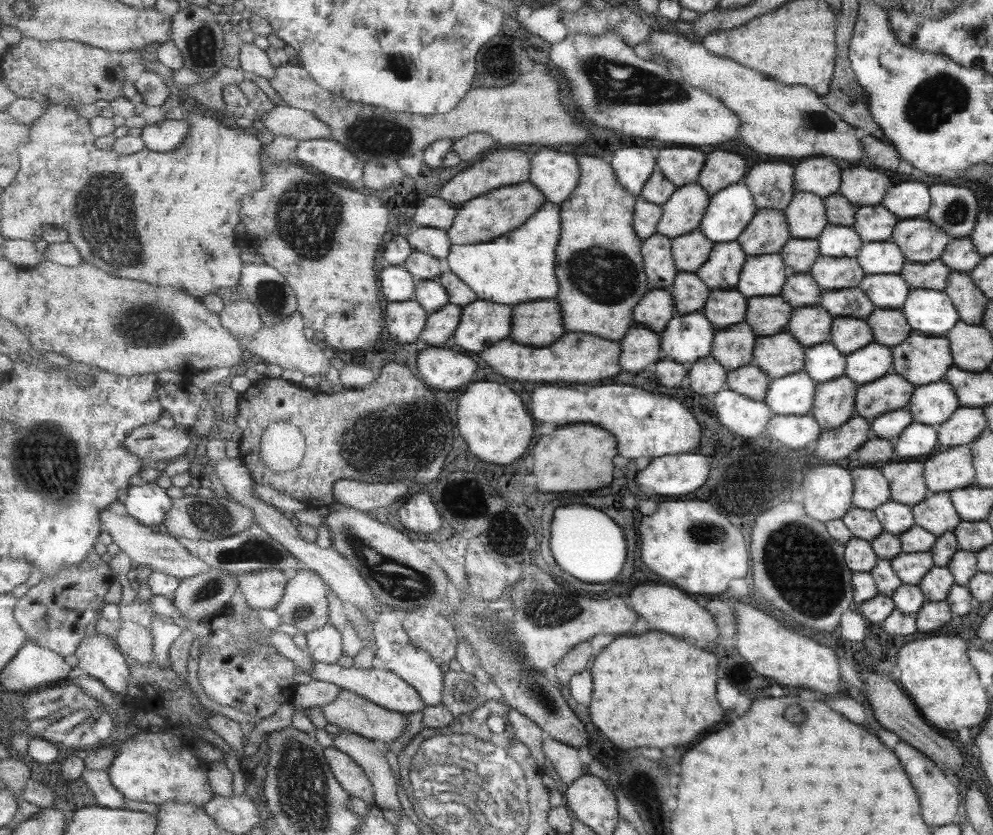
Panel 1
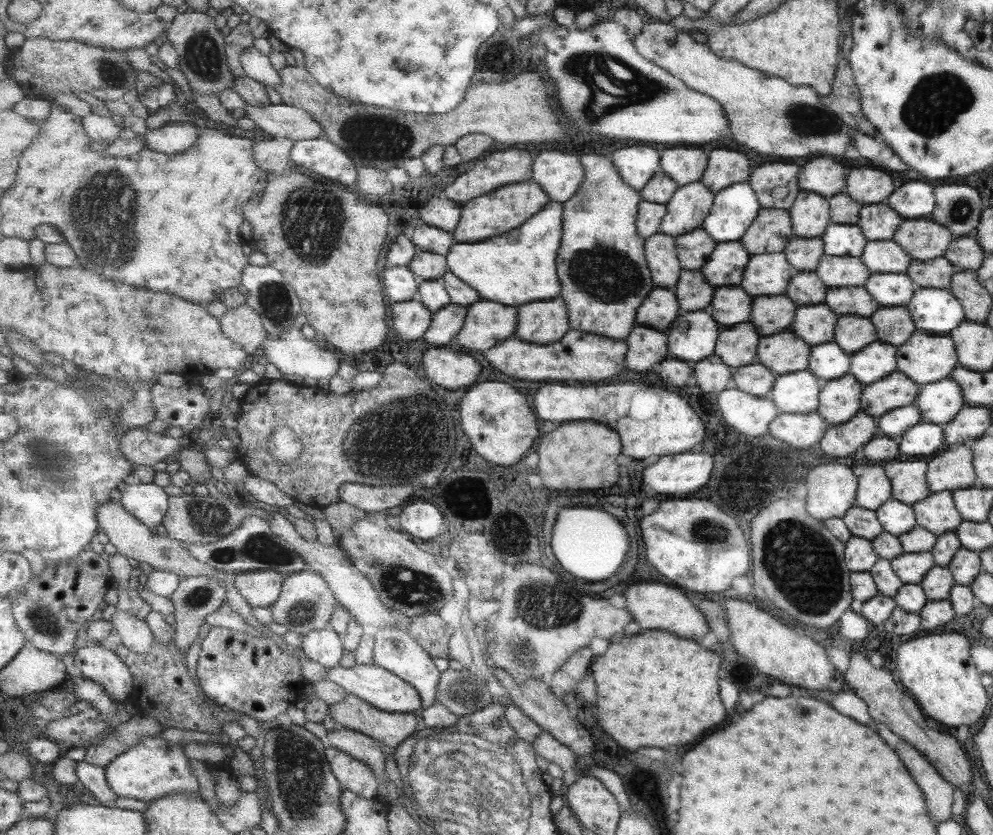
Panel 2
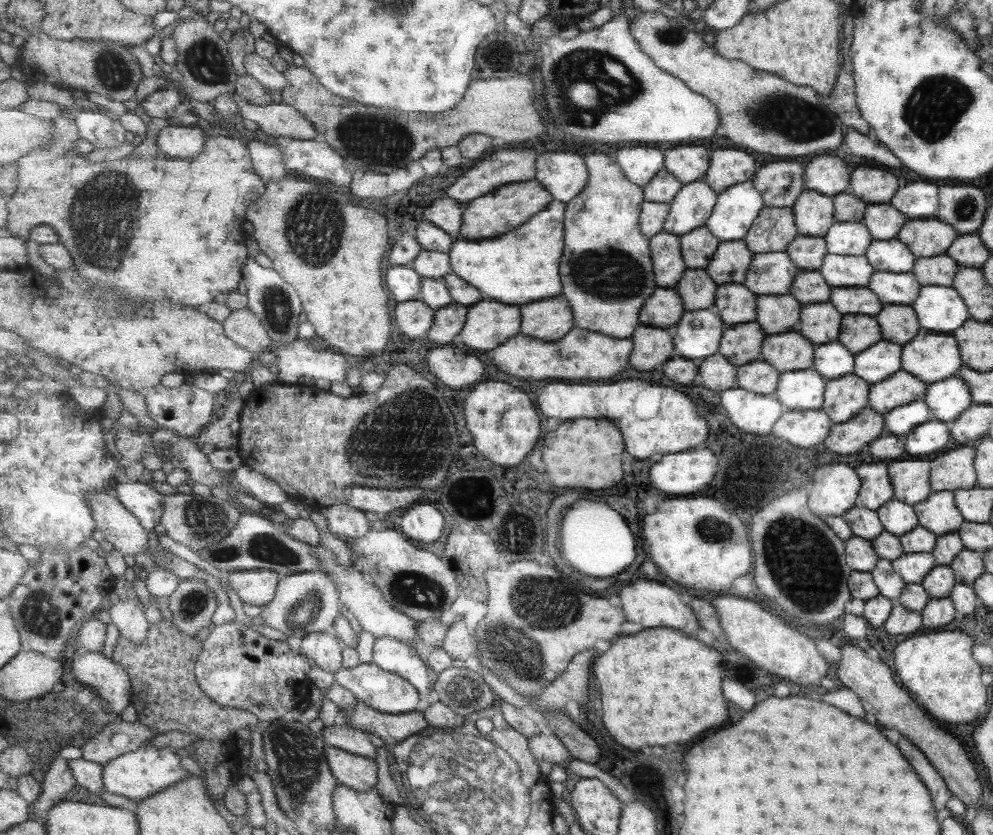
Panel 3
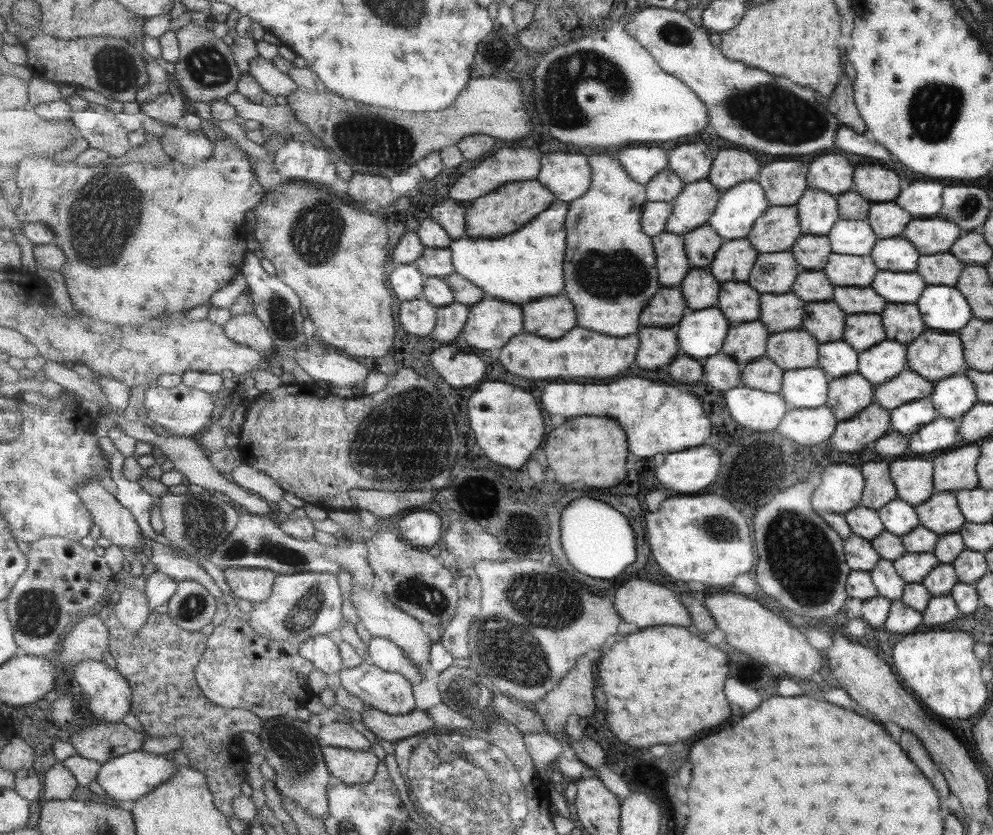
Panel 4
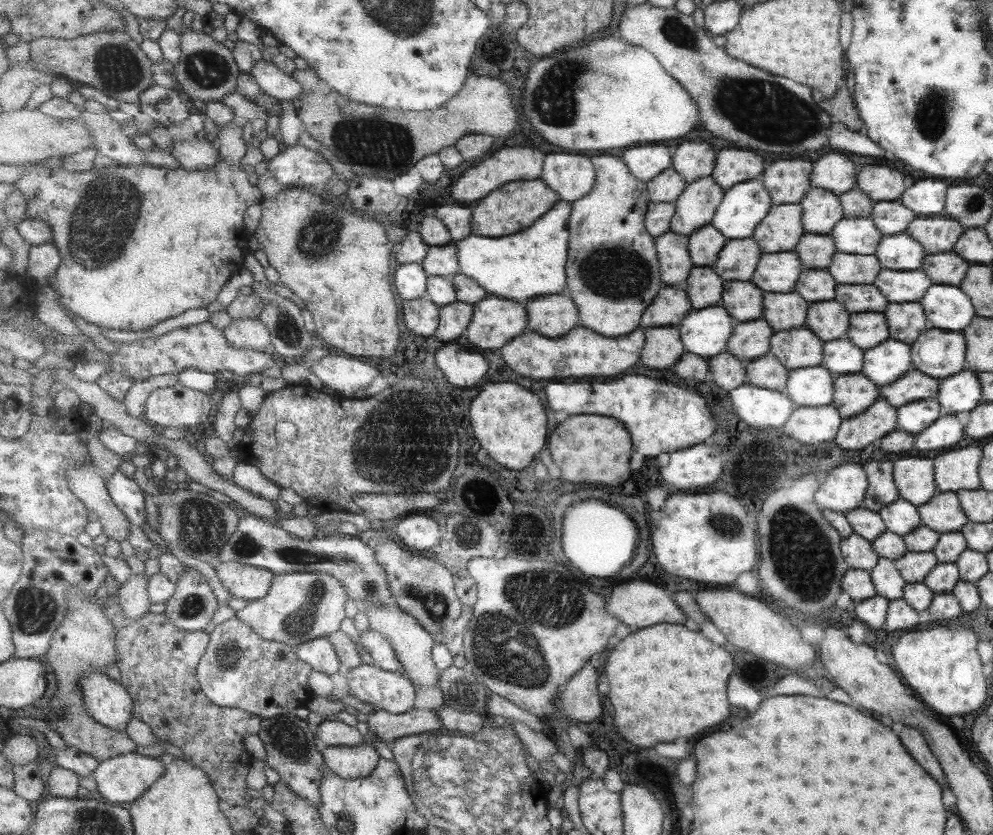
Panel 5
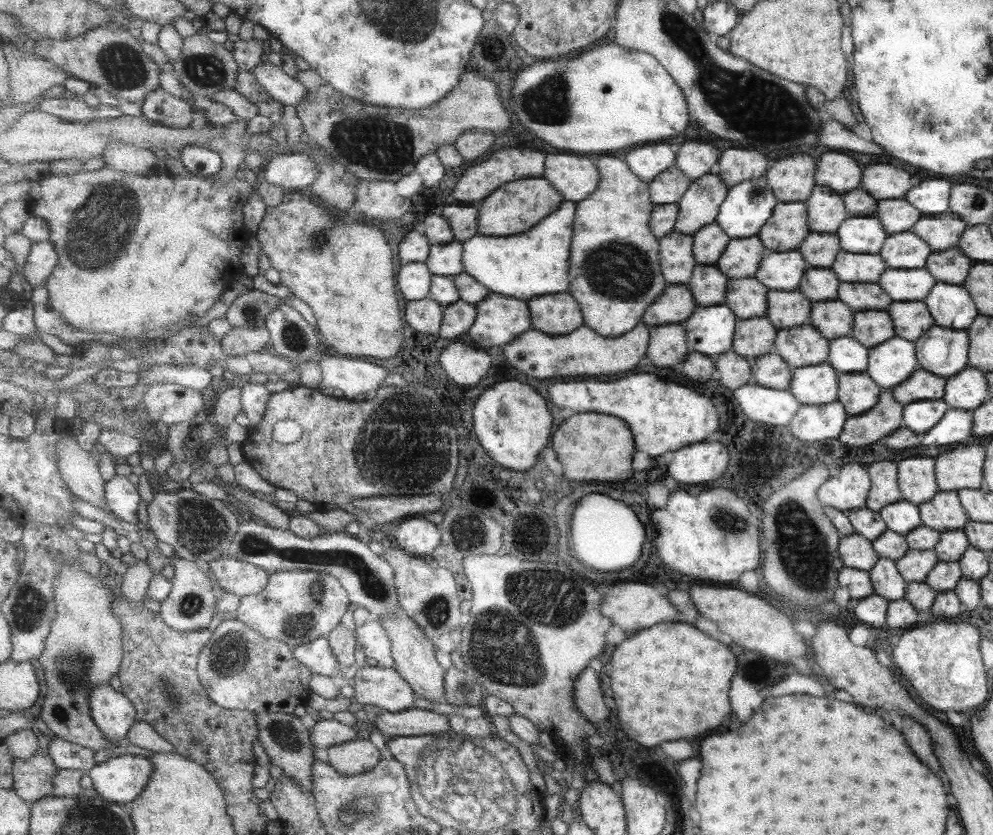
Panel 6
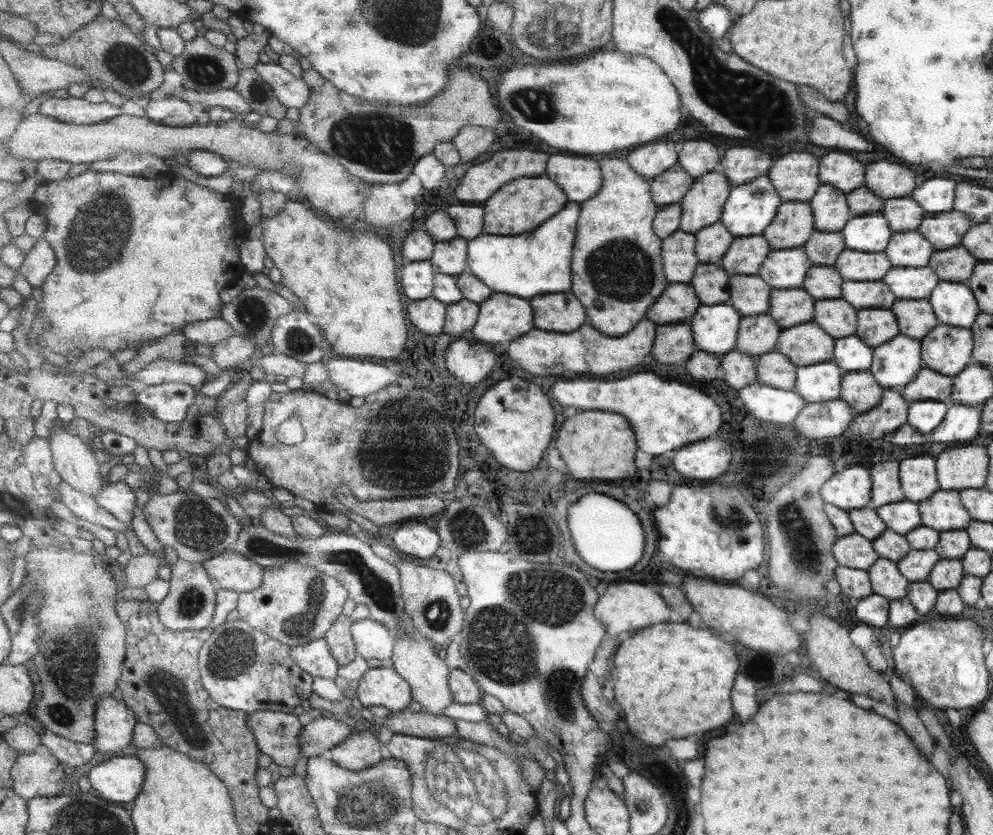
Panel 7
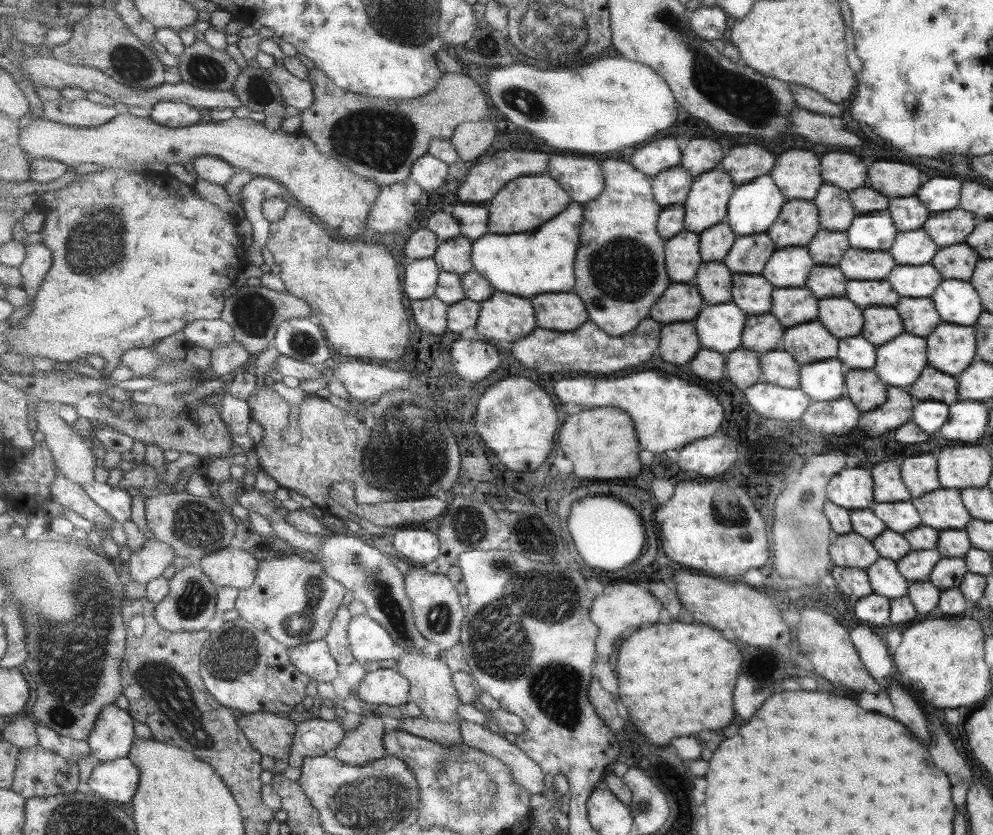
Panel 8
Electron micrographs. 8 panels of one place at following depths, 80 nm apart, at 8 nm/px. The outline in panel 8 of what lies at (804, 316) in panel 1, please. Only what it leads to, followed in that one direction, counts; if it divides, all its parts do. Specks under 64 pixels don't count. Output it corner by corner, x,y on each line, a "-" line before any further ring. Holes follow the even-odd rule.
845,297
818,299
817,321
835,337
857,336
864,325
862,310

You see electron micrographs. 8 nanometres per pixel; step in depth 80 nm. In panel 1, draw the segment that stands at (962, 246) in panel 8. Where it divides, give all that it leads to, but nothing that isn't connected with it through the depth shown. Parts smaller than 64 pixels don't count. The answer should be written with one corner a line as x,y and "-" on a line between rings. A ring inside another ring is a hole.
935,259
928,263
912,263
906,261
900,270
900,274
911,289
929,289
942,291
946,287
951,270
941,262
941,259

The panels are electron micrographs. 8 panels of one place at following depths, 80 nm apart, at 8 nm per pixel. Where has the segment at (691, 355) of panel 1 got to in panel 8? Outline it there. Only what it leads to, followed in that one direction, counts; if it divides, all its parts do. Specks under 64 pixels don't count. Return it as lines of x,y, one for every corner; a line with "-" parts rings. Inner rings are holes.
705,303
695,323
703,348
724,354
741,348
746,322
745,312
737,303

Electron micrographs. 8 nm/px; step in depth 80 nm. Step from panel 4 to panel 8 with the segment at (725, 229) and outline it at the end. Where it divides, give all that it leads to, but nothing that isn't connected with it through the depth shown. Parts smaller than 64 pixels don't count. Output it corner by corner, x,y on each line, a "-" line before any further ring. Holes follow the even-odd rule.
770,175
759,176
747,184
737,185
734,196
730,200
726,221
739,237
765,233
779,217
786,201
787,198
783,196
782,191
778,189

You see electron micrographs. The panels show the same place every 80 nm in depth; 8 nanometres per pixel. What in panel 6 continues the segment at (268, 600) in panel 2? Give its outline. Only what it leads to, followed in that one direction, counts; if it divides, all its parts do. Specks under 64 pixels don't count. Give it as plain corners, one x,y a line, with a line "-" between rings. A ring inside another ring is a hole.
225,556
223,560
217,560
206,565
216,577
220,588
225,592
230,592
240,597
246,597
250,594
259,594
269,582
270,572
263,567
259,567
249,562
243,562
237,558

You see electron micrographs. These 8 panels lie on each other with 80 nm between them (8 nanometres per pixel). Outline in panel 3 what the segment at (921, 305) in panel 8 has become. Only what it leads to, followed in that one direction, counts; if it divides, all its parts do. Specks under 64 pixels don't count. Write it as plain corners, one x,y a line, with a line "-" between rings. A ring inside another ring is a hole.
882,305
882,309
874,316
878,325
881,327
882,339
904,345
909,342
919,332
921,324
918,322
918,317
910,305

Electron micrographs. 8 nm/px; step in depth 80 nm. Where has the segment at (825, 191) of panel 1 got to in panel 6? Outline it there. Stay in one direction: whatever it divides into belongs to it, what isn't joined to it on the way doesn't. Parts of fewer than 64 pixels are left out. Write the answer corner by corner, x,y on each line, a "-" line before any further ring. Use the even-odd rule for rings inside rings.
835,151
818,157
818,172
815,173
815,178
819,186
829,187
840,194
859,186
859,180
862,180
861,168
853,158

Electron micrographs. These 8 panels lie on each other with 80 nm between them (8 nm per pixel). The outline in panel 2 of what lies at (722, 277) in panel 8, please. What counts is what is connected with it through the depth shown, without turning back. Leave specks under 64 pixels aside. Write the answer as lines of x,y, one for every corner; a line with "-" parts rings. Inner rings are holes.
683,269
676,288
682,311
710,310
716,293
714,287
705,276
702,269

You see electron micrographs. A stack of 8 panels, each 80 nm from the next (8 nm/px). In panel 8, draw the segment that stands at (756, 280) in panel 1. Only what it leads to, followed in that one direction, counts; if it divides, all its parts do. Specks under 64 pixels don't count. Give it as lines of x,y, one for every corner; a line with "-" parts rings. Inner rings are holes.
791,245
782,249
777,248
766,262
761,275
774,288
805,287
814,265
807,247

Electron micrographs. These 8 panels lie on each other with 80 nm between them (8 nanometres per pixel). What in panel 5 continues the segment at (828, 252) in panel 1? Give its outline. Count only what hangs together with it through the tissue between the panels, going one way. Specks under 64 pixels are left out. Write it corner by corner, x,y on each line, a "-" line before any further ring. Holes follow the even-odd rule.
843,218
833,228
831,235
834,238
837,252
845,254
873,255
882,240
882,233
874,225
873,219
869,218

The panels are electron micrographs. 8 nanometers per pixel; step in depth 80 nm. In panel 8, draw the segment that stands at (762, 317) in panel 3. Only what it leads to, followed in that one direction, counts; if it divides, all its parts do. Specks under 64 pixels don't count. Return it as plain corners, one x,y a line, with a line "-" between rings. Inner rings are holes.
807,287
774,288
769,313
788,327
815,321
818,317
818,299

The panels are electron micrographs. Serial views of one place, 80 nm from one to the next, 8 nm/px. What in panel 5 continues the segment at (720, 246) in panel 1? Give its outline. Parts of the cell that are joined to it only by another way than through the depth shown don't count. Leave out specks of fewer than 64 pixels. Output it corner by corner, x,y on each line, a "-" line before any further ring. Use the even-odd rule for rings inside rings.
730,239
713,266
726,281
749,281
761,260
762,249
755,239

